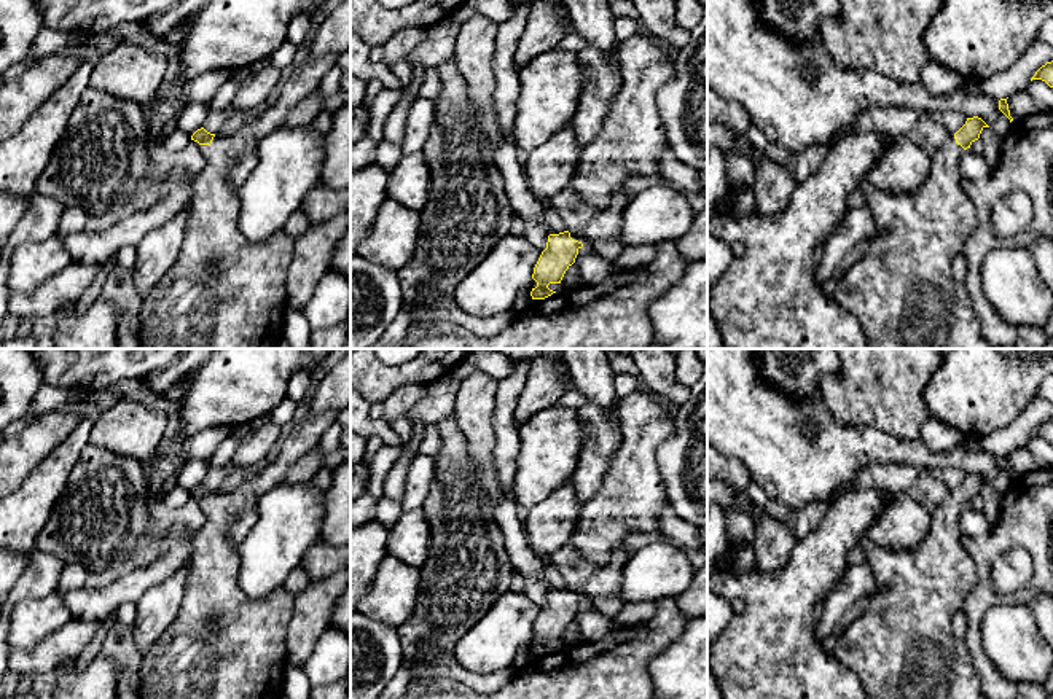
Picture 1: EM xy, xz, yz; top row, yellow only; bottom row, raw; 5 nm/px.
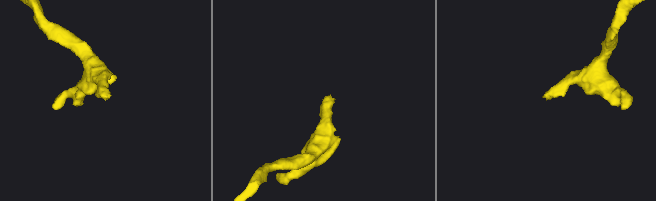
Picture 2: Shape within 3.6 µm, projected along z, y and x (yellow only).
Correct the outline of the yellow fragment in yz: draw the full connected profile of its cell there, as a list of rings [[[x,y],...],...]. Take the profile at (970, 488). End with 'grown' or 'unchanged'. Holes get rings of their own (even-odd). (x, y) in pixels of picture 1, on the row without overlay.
[[[973,473],[967,474],[956,490],[949,490],[930,514],[927,535],[914,549],[892,551],[867,537],[859,541],[857,548],[865,553],[865,564],[873,570],[876,589],[867,600],[867,610],[841,634],[833,654],[860,681],[865,699],[986,699],[972,654],[964,638],[953,632],[953,616],[978,581],[973,559],[961,541],[959,516],[980,495],[984,484],[989,482]]]; grown

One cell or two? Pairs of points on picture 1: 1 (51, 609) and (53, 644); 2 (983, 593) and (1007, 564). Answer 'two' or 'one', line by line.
1: two
2: two

